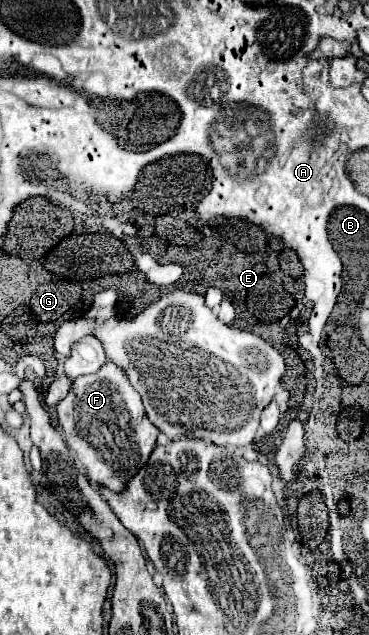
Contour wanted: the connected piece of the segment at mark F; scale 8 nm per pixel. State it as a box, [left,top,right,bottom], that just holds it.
[55,364,159,492]

